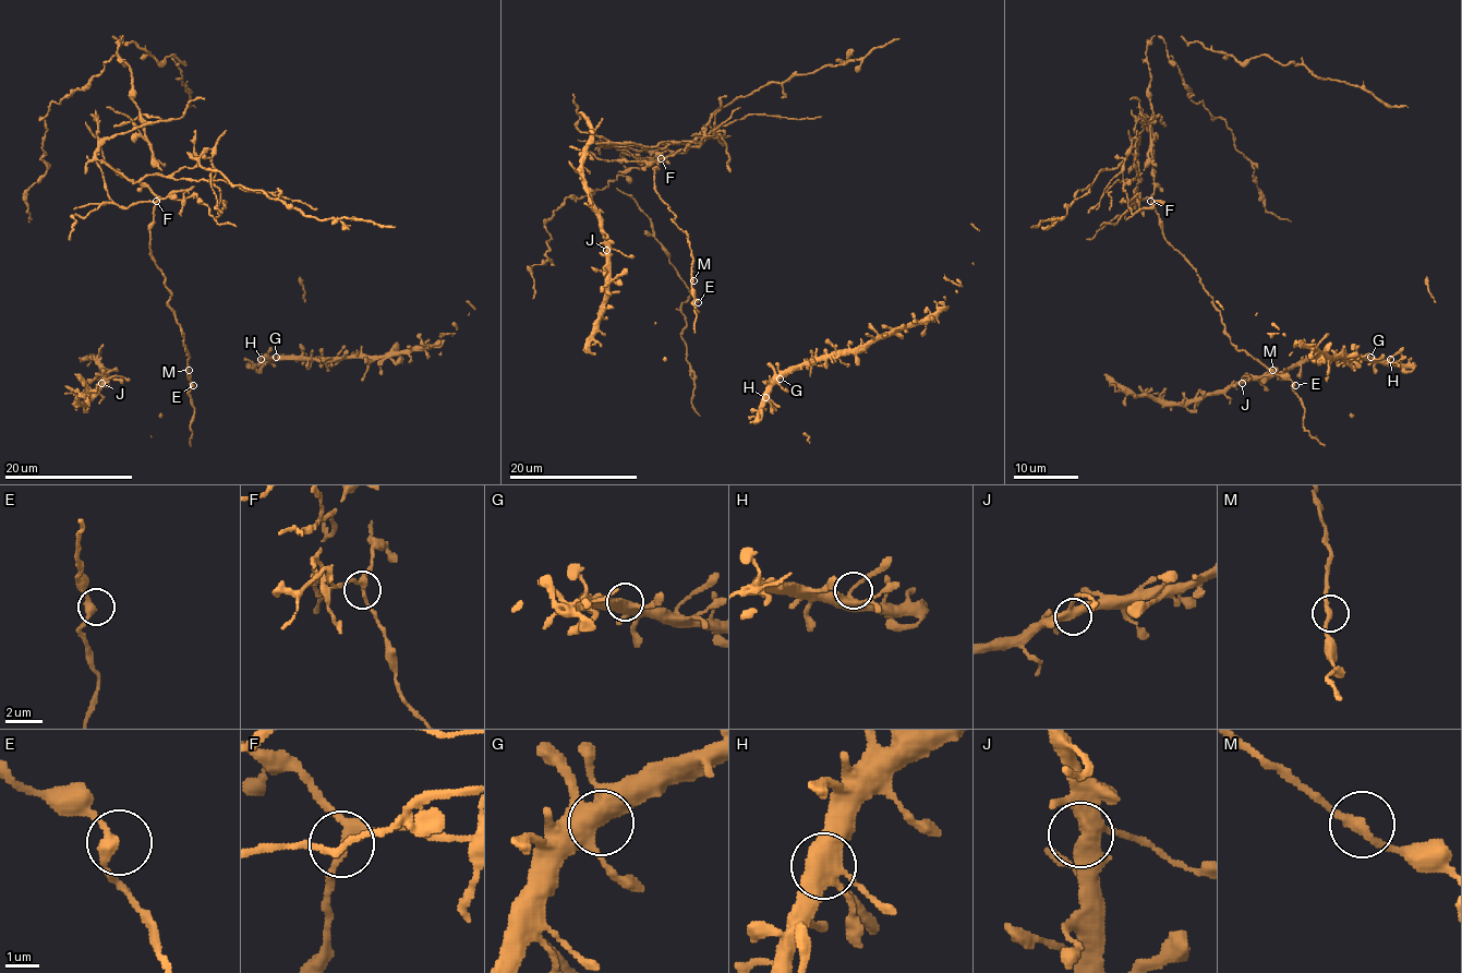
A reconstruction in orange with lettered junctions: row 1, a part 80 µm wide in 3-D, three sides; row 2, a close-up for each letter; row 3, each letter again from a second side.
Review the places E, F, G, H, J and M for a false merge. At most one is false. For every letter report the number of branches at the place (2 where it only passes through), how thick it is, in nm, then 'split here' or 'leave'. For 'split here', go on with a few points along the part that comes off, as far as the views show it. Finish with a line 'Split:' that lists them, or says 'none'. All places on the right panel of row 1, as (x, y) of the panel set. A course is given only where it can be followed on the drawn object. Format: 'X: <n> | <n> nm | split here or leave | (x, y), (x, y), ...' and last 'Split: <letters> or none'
E: 2 | 300 nm | leave
F: 3 | 260 nm | split here
G: 5 | 480 nm | leave
H: 2 | 360 nm | leave
J: 3 | 440 nm | leave
M: 2 | 260 nm | leave
Split: F

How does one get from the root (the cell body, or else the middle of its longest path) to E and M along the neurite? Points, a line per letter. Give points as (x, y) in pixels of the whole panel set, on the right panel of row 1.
E: (1152, 204), (1163, 237), (1195, 271), (1198, 281), (1219, 312), (1229, 339), (1295, 385)
M: (1152, 204), (1163, 237), (1195, 271), (1198, 281), (1213, 299), (1224, 333), (1239, 349), (1247, 351), (1272, 370)

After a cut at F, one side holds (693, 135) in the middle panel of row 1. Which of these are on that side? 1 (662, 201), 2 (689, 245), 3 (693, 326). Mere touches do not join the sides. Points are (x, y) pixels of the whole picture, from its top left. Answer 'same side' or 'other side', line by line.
1: other side
2: other side
3: other side

